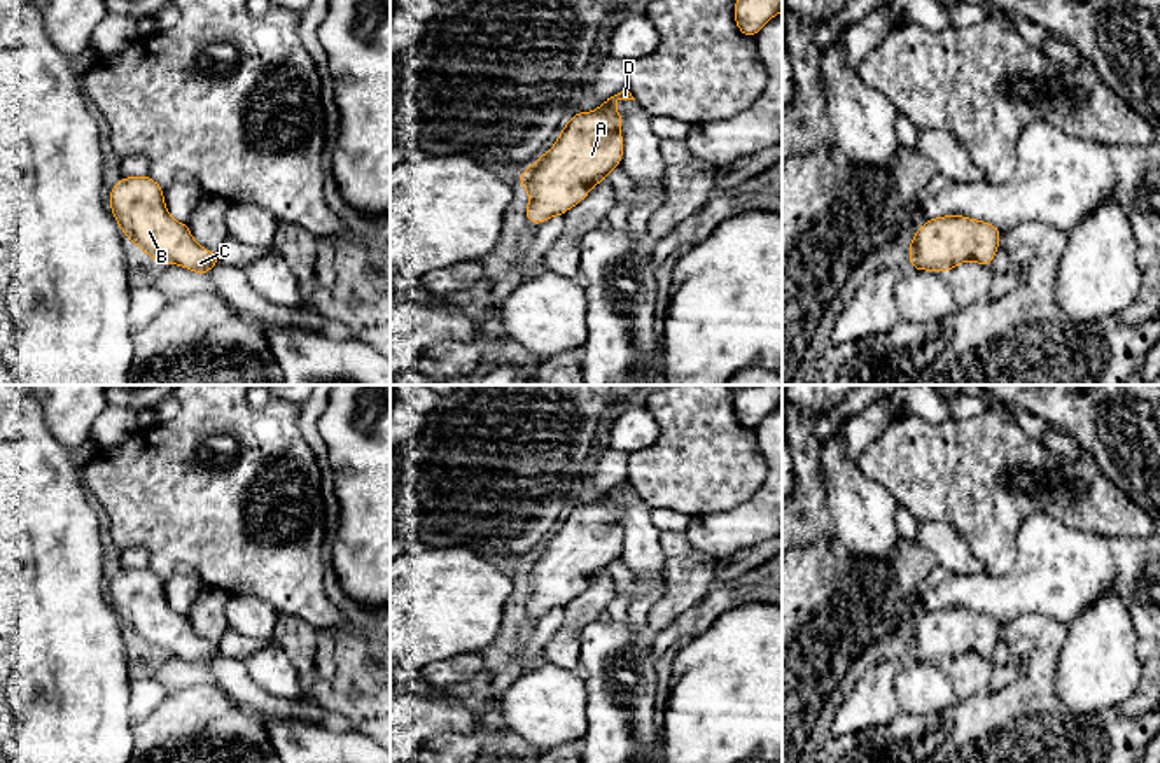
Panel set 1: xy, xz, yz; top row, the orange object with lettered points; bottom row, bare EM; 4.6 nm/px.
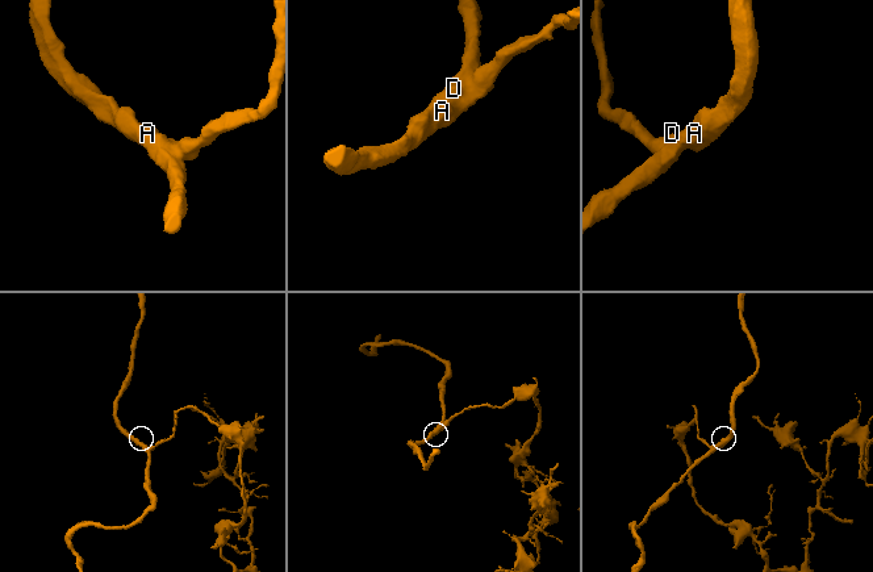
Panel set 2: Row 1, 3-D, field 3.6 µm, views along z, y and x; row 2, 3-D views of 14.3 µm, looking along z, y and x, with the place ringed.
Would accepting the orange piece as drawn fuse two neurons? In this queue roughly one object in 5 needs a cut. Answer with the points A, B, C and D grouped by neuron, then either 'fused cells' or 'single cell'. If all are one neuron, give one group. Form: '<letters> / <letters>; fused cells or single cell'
A B C D; single cell

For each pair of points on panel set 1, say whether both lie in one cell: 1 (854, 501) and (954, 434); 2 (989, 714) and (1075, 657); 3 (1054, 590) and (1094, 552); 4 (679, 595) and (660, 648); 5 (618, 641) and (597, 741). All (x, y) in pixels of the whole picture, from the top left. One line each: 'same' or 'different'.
1: different
2: different
3: same
4: different
5: same

